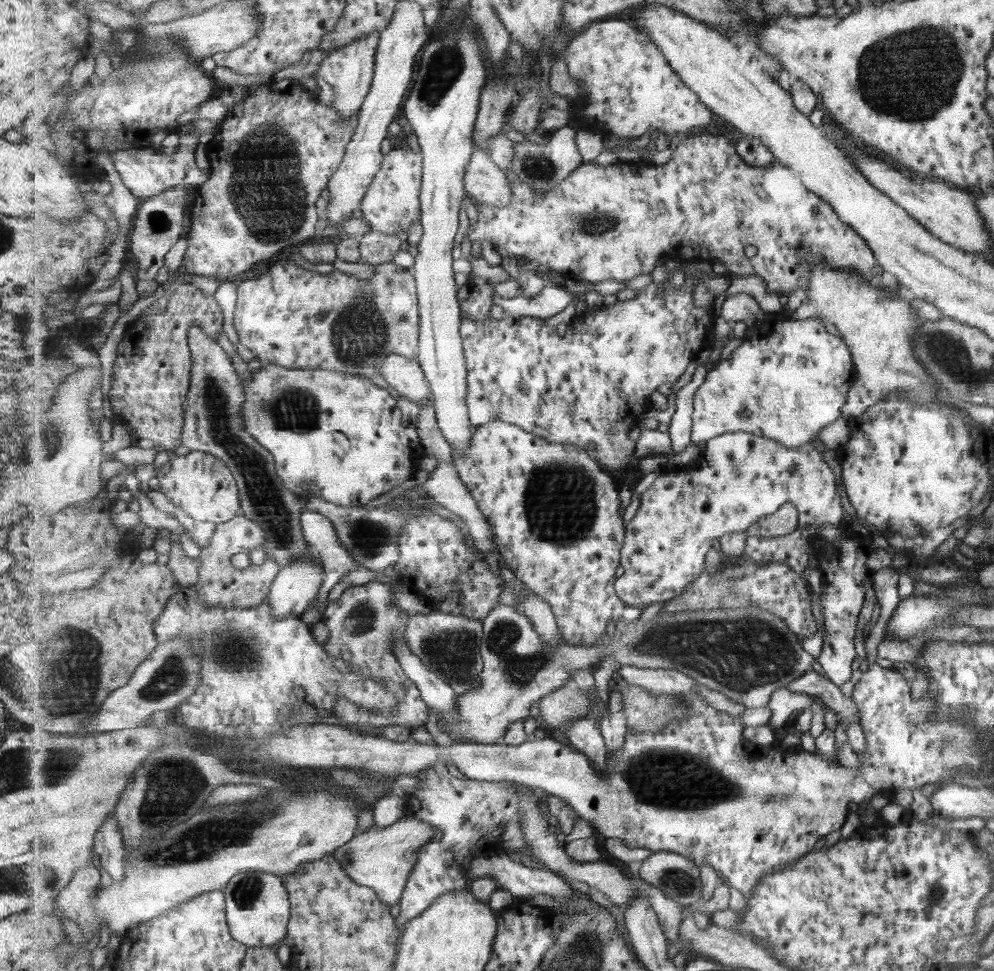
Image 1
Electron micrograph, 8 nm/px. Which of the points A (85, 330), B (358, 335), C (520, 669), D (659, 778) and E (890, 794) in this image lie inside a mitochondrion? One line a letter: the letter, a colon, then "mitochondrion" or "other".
A: other
B: mitochondrion
C: mitochondrion
D: mitochondrion
E: other

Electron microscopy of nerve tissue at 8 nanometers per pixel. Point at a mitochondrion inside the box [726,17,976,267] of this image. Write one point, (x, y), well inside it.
(888, 72)

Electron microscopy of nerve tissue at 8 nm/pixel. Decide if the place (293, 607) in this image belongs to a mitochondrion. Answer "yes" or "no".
no

